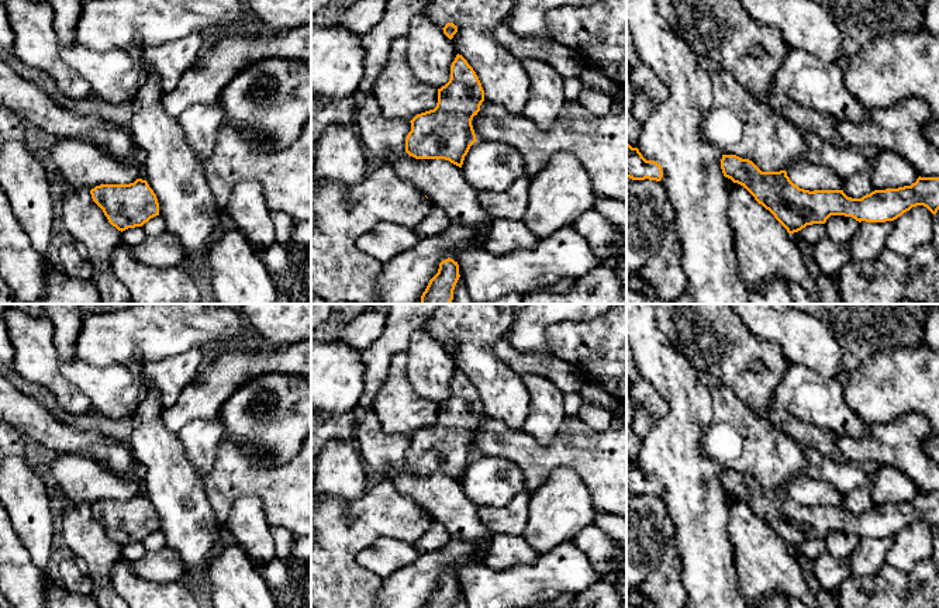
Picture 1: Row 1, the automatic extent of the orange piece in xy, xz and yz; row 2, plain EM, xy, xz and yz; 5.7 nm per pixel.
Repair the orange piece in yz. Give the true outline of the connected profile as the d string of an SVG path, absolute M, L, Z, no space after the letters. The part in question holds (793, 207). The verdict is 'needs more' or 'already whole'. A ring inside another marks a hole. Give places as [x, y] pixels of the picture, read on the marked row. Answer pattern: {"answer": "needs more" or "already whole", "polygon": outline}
{"answer": "already whole", "polygon": "M722 155L721 169L725 177L743 186L755 200L769 210L774 218L794 234L812 224L825 224L831 215L852 217L862 222L894 221L912 207L924 205L932 214L939 210L939 177L918 177L911 186L874 190L862 198L847 197L843 190L804 190L794 184L786 170L762 172L752 160L736 155Z"}

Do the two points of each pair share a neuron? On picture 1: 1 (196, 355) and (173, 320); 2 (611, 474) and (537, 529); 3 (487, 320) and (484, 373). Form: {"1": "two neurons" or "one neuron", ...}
{"1": "two neurons", "2": "two neurons", "3": "one neuron"}

